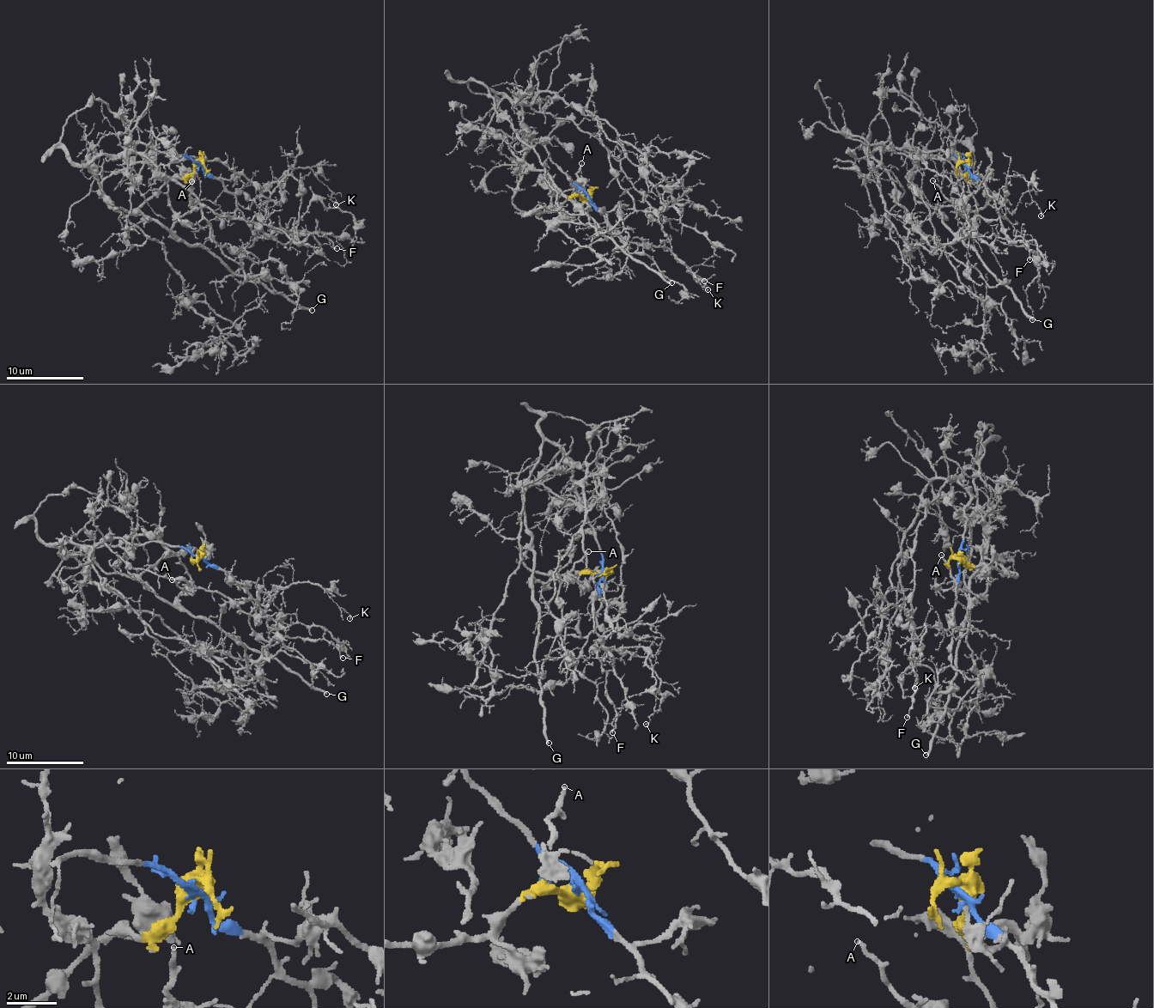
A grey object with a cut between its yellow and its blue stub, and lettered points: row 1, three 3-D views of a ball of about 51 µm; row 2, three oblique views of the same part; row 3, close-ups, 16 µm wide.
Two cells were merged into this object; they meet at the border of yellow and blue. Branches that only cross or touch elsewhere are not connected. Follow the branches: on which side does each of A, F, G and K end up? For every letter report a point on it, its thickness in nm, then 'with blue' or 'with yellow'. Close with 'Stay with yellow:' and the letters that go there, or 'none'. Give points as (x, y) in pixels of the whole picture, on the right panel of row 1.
A: place (932, 180); calibre 160 nm; with yellow
F: place (1029, 259); calibre 140 nm; with blue
G: place (1032, 319); calibre 220 nm; with yellow
K: place (1041, 215); calibre 110 nm; with blue
Stay with yellow: A, G

